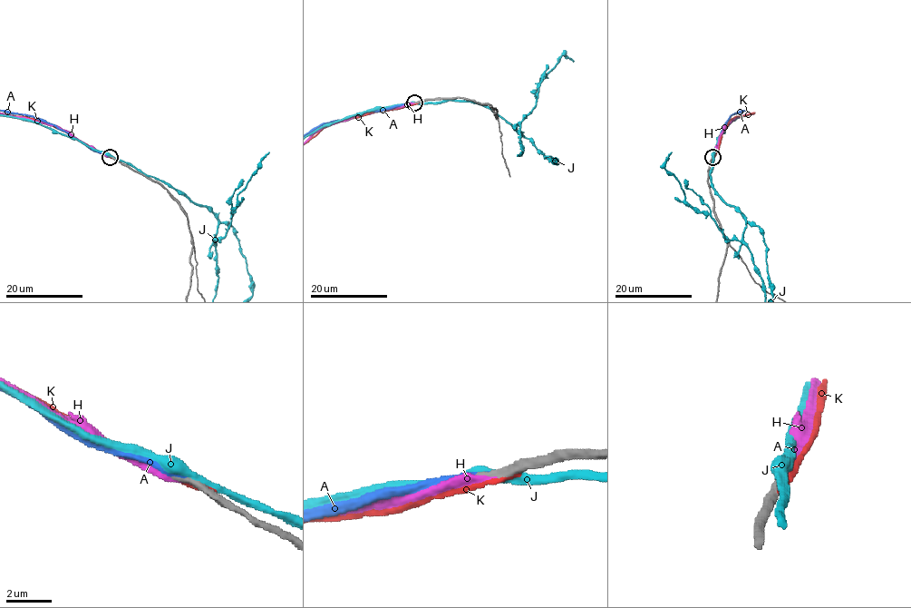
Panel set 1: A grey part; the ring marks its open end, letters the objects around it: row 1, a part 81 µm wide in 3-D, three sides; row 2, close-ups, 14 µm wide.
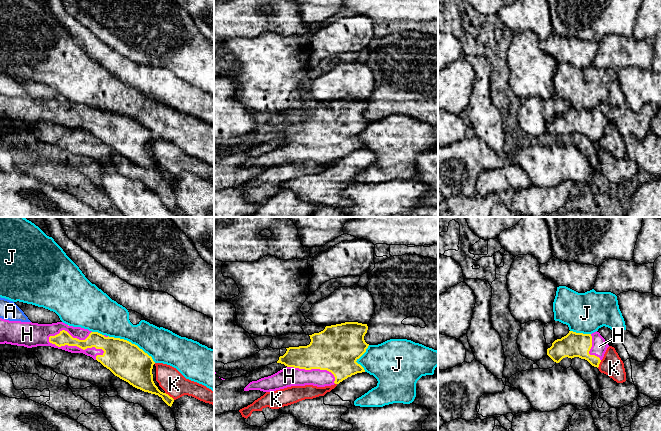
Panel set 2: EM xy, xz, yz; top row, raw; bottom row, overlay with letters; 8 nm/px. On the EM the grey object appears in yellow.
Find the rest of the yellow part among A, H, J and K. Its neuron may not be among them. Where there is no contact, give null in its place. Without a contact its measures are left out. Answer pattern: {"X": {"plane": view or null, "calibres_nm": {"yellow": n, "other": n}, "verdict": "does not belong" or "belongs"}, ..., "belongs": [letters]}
{"A": {"plane": null, "verdict": "does not belong"}, "H": {"plane": "xy", "calibres_nm": {"yellow": 120, "other": 100}, "verdict": "belongs"}, "J": {"plane": "xy", "calibres_nm": {"yellow": 300, "other": 280}, "verdict": "does not belong"}, "K": {"plane": "xy", "calibres_nm": {"yellow": 160, "other": 200}, "verdict": "does not belong"}, "belongs": ["H"]}

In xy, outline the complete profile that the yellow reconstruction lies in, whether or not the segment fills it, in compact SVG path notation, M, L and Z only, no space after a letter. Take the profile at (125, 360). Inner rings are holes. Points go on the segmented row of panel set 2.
M0 318L0 344L27 348L51 346L83 353L100 362L115 376L144 392L158 395L172 406L174 399L161 392L153 381L152 357L131 342L92 332L63 322L38 324Z

